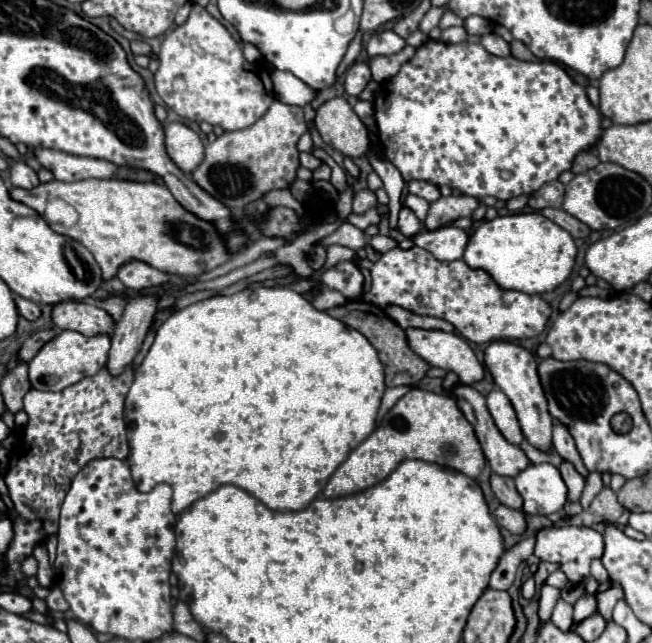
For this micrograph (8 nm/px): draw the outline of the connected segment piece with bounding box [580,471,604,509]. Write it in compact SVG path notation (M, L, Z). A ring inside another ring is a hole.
M598 471L590 473L590 475L588 475L588 479L586 479L586 487L584 487L582 499L580 499L580 505L582 505L582 509L588 509L590 501L594 499L594 495L596 495L596 493L598 493L602 487L604 487L604 483L602 483L602 475L600 475Z

